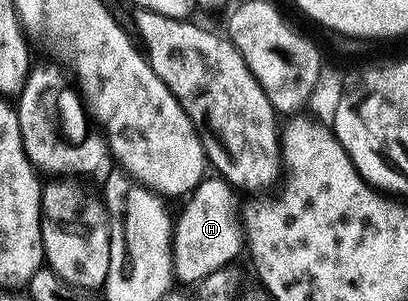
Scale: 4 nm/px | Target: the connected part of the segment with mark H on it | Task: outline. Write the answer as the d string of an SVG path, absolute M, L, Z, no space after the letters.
M205 177L190 193L188 204L174 219L172 233L172 274L177 280L191 285L199 285L210 273L225 270L236 259L236 254L242 251L242 223L238 218L238 203L234 196L234 188L219 177Z

